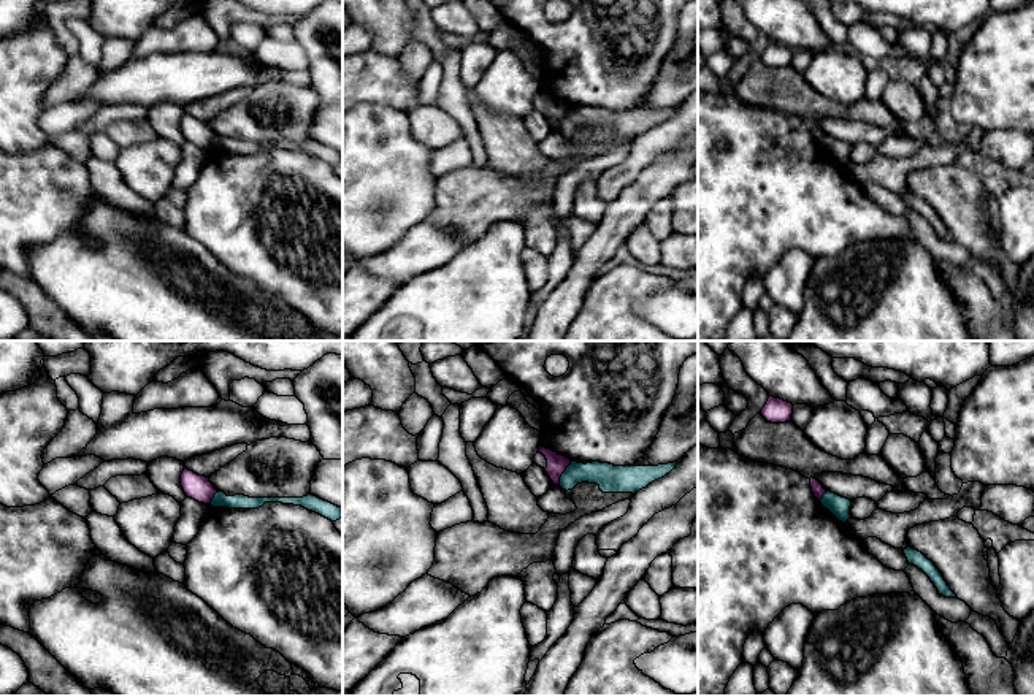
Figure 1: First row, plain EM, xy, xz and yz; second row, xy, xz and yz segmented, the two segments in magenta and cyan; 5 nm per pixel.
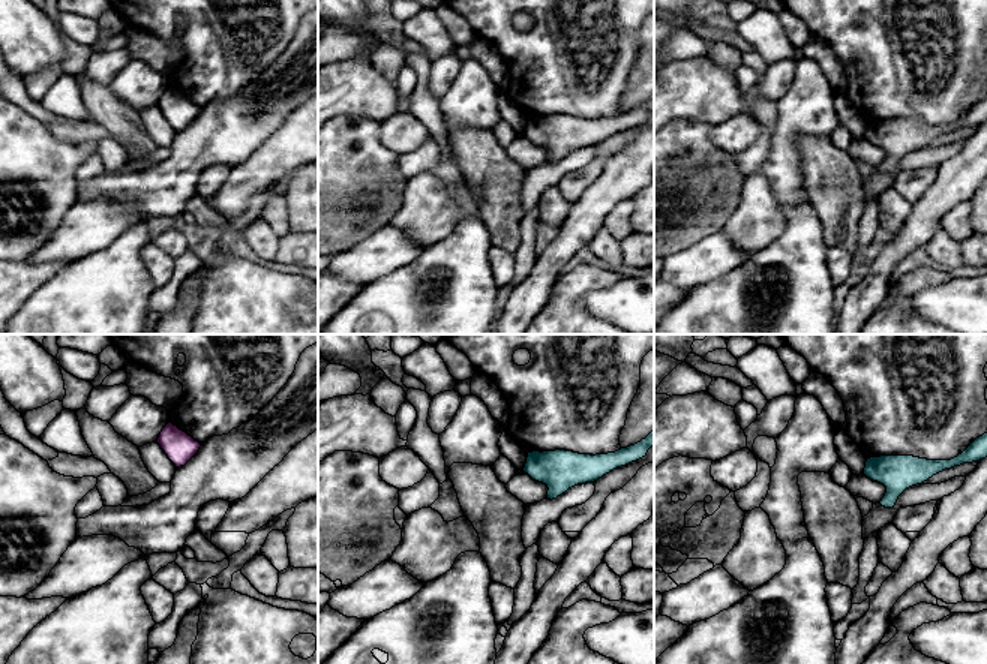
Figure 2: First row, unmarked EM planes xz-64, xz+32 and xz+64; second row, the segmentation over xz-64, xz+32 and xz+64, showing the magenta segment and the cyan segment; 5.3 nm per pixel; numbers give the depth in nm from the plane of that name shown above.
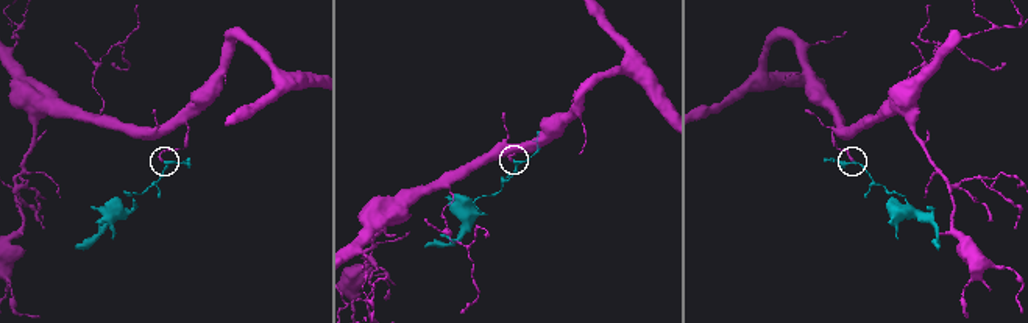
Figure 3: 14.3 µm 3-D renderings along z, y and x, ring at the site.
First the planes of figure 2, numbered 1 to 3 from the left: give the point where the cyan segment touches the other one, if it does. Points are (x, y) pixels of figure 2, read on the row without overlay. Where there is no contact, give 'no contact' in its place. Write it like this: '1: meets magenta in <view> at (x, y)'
1: no contact
2: no contact
3: no contact

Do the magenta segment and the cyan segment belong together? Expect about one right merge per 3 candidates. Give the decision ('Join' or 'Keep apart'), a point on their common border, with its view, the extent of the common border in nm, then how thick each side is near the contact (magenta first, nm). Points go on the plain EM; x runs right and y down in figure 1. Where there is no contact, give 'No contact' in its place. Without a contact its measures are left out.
Keep apart. Touches magenta at xz (563, 116). Shared border 140 nm. Thickness 100 nm (magenta) against 140 nm

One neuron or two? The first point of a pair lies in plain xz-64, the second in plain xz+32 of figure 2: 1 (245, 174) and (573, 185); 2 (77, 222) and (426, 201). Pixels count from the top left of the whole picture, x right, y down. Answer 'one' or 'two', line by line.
1: one
2: two

